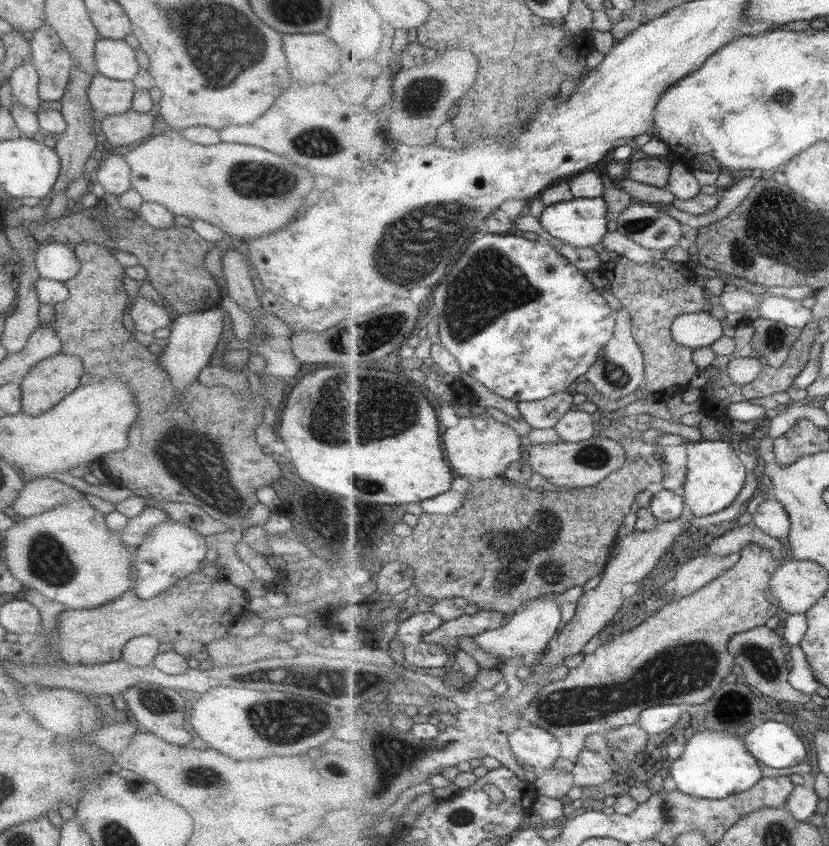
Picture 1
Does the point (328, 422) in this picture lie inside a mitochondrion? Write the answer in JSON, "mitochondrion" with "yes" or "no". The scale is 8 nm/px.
{"mitochondrion":"yes"}

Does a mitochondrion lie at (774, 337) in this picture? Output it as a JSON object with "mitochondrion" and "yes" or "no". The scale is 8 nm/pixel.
{"mitochondrion":"yes"}

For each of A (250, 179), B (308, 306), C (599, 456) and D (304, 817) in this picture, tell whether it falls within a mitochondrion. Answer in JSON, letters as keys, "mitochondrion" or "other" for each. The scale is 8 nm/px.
{"A":"mitochondrion","B":"other","C":"mitochondrion","D":"other"}

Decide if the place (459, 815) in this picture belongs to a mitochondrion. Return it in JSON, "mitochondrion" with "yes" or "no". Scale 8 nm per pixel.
{"mitochondrion":"yes"}

